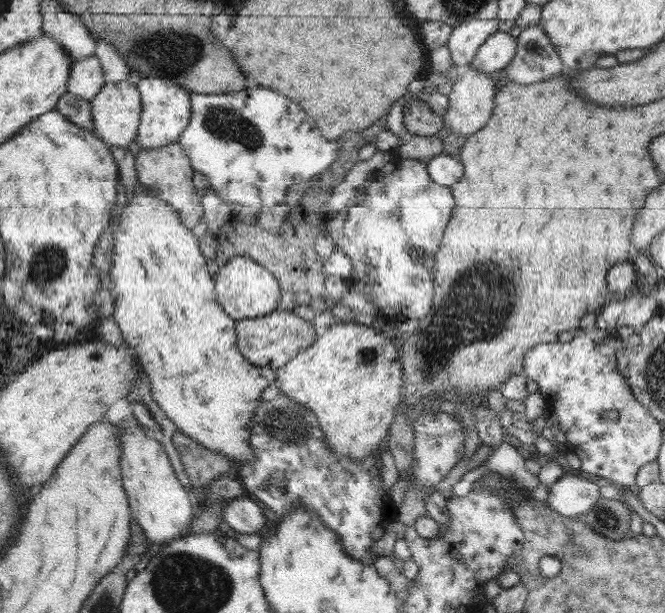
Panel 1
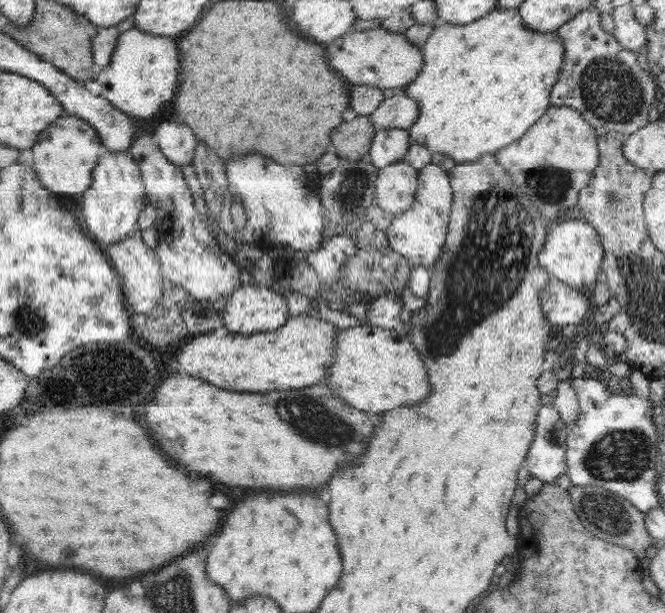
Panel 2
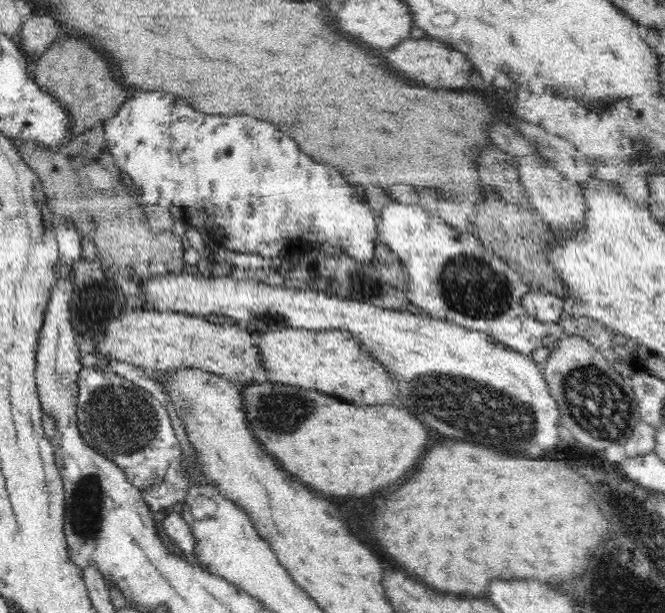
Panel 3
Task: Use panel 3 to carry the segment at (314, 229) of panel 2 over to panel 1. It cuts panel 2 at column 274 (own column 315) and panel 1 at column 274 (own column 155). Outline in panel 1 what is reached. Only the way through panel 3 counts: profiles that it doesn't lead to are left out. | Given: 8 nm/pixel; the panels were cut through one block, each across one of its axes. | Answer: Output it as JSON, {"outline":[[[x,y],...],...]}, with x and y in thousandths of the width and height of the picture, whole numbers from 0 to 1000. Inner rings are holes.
{"outline":[[[385,140],[373,150],[289,152],[286,168],[287,192],[268,232],[292,279],[310,287],[325,318],[343,331],[382,339],[424,333],[433,305],[466,295],[508,259],[508,232],[493,228],[448,170],[418,150]]]}

